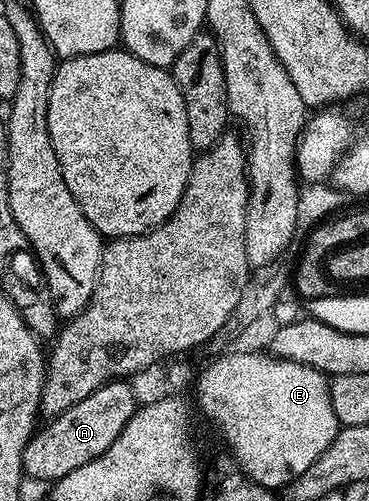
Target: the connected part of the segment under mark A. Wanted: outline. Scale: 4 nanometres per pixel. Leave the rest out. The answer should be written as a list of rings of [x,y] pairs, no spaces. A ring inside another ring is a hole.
[[[125,379],[108,381],[103,387],[91,391],[87,399],[79,399],[75,407],[52,418],[46,429],[38,428],[29,438],[21,456],[24,476],[52,483],[63,475],[71,475],[75,467],[83,467],[83,463],[99,459],[99,455],[103,455],[103,451],[107,451],[107,447],[119,439],[133,413],[139,408],[139,400],[129,384]]]

